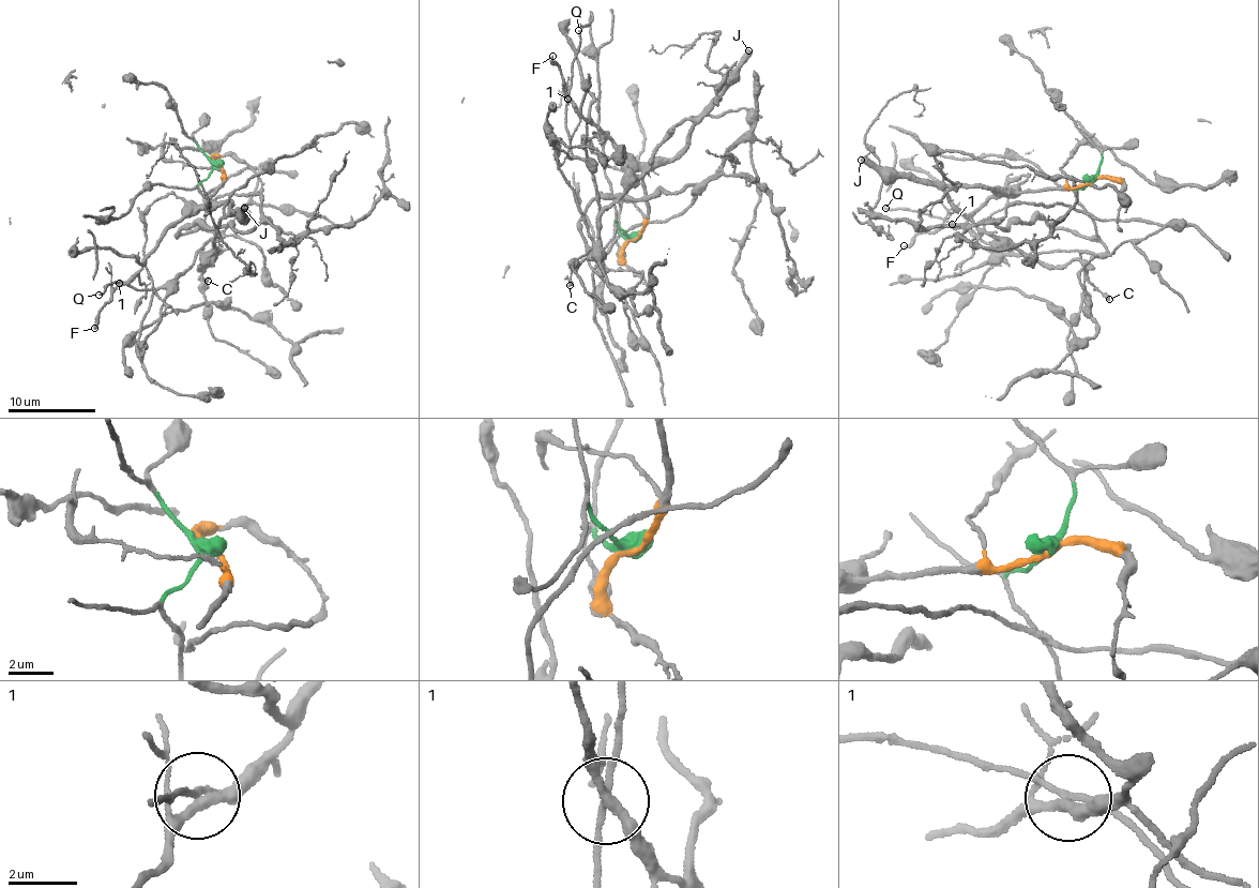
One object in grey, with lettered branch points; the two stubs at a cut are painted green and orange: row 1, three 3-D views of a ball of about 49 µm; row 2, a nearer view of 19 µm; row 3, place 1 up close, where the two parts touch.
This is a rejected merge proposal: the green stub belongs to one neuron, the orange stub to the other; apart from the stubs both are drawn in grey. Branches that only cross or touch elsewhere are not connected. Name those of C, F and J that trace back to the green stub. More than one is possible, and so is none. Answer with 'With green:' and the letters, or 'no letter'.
With green: no letter

